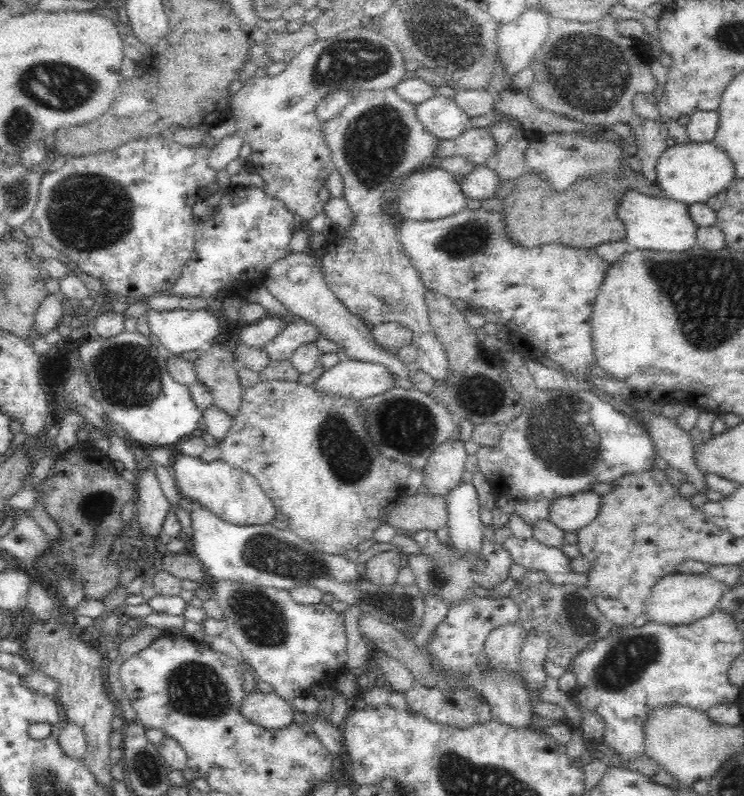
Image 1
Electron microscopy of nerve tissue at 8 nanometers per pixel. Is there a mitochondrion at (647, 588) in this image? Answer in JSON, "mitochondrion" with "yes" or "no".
{"mitochondrion":"no"}

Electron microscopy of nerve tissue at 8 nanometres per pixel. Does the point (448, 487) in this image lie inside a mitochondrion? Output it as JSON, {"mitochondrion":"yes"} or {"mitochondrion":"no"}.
{"mitochondrion":"no"}

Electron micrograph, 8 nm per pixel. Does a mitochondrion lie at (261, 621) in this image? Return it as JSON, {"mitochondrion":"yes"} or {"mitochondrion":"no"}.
{"mitochondrion":"yes"}

